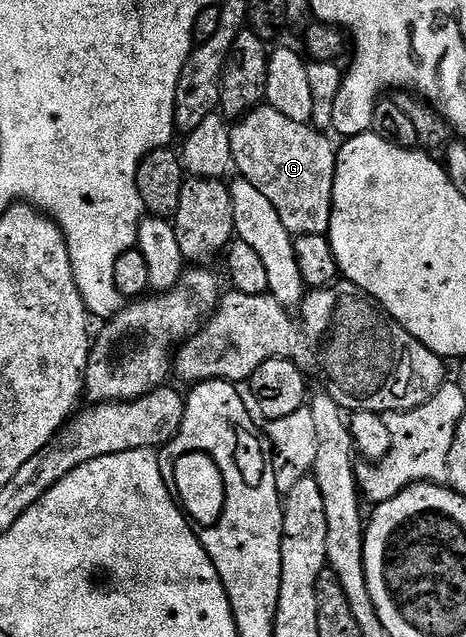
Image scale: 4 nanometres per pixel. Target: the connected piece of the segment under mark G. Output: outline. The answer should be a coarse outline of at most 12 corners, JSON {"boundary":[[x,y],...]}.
{"boundary":[[258,106],[233,168],[294,237],[328,233],[337,148]]}

